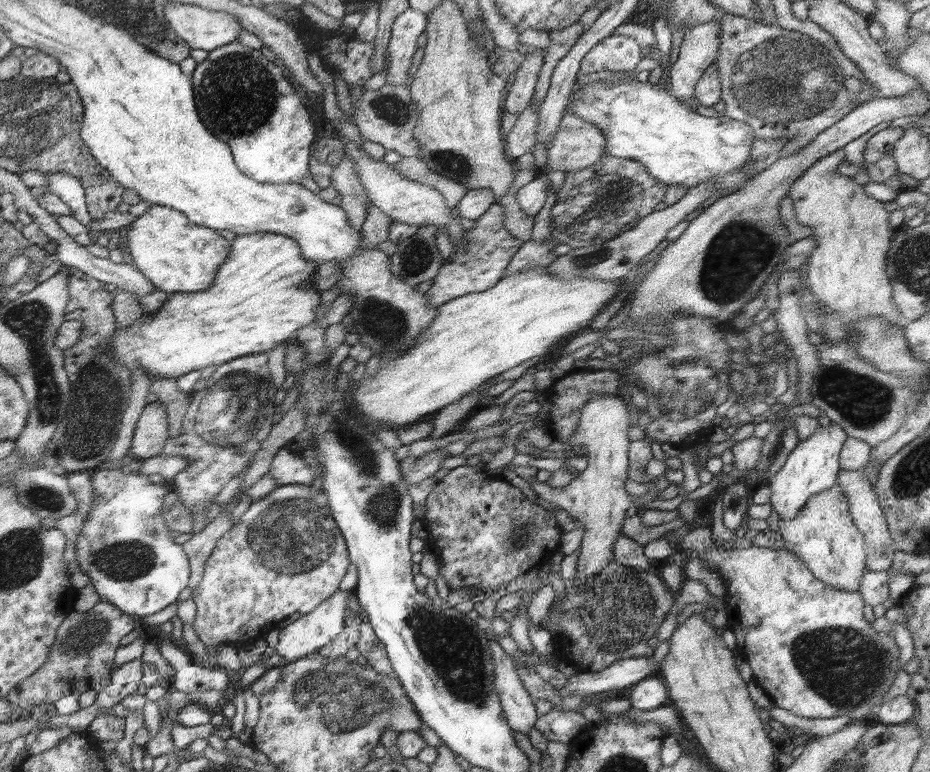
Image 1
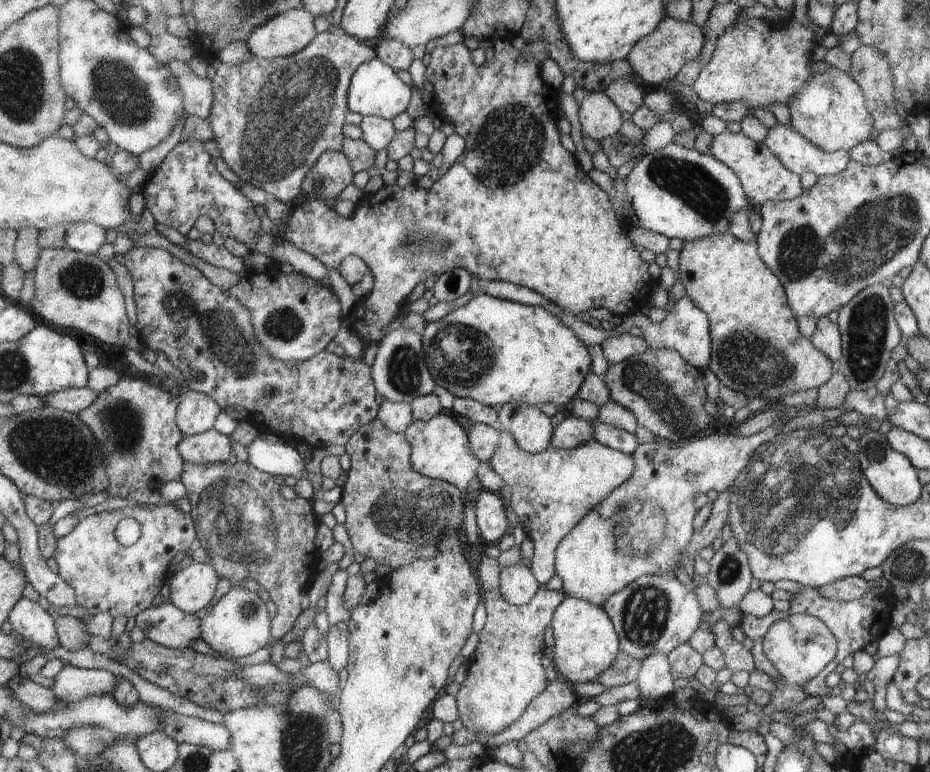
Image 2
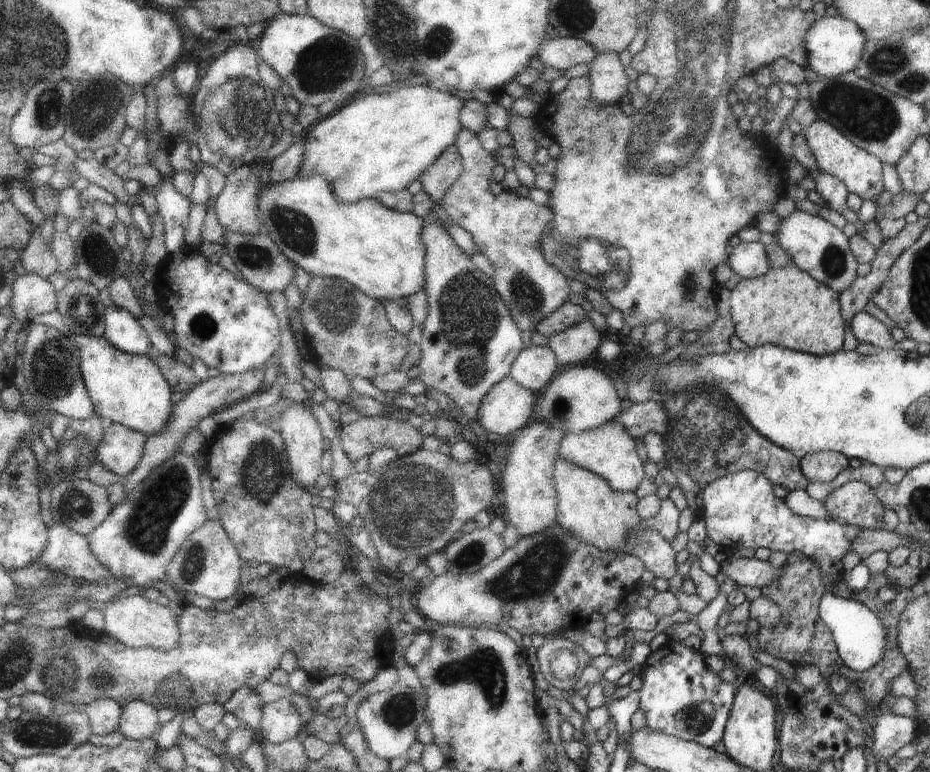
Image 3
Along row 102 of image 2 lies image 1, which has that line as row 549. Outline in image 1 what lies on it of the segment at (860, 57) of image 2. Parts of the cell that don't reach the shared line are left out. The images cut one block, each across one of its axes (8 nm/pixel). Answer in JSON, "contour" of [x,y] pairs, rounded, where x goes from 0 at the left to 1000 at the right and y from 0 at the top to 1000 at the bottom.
{"contour":[[[904,608],[899,627],[905,633],[906,641],[911,645],[917,677],[922,680],[930,693],[931,705],[933,705],[933,738],[940,741],[956,738],[959,733],[959,723],[961,715],[965,714],[965,709],[962,699],[958,696],[949,658],[944,650],[943,640],[934,622],[931,622],[931,611],[929,611],[928,608]]]}

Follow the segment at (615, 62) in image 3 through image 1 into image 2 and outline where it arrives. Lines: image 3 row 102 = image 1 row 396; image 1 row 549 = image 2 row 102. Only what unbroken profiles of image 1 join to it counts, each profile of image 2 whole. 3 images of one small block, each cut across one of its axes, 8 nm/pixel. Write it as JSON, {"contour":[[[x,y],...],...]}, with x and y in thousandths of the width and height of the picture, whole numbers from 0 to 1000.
{"contour":[[[635,119],[623,135],[623,157],[627,174],[645,185],[646,181],[654,179],[654,176],[662,176],[662,171],[669,163],[669,145],[652,120]]]}

